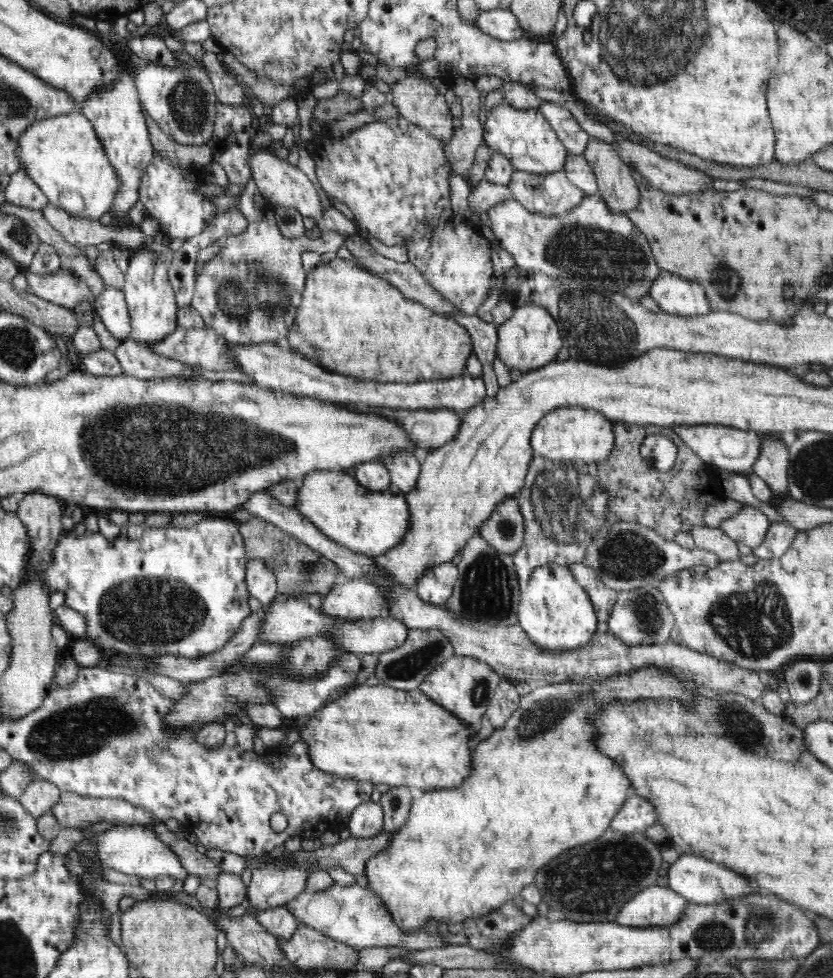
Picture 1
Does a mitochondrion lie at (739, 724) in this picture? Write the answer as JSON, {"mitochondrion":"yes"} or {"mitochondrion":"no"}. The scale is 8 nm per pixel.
{"mitochondrion":"yes"}

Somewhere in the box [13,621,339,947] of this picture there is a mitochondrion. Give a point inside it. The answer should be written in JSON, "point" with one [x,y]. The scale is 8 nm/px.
{"point":[75,733]}

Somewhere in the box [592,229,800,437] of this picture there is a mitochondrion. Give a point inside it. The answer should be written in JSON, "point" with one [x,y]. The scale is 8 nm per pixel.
{"point":[728,281]}

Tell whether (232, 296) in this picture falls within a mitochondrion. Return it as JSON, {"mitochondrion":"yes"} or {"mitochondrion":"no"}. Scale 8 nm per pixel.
{"mitochondrion":"yes"}

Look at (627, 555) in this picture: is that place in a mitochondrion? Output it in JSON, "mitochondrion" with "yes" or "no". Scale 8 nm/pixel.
{"mitochondrion":"yes"}

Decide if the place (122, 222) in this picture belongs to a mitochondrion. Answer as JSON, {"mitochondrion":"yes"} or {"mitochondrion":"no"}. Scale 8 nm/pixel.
{"mitochondrion":"no"}

